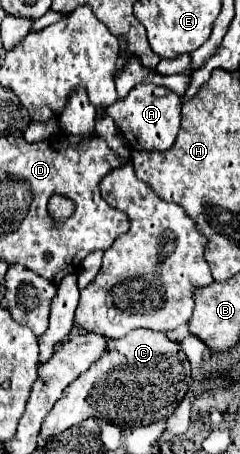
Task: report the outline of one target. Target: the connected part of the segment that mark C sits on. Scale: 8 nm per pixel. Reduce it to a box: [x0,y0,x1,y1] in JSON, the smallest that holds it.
[41,330,190,438]

